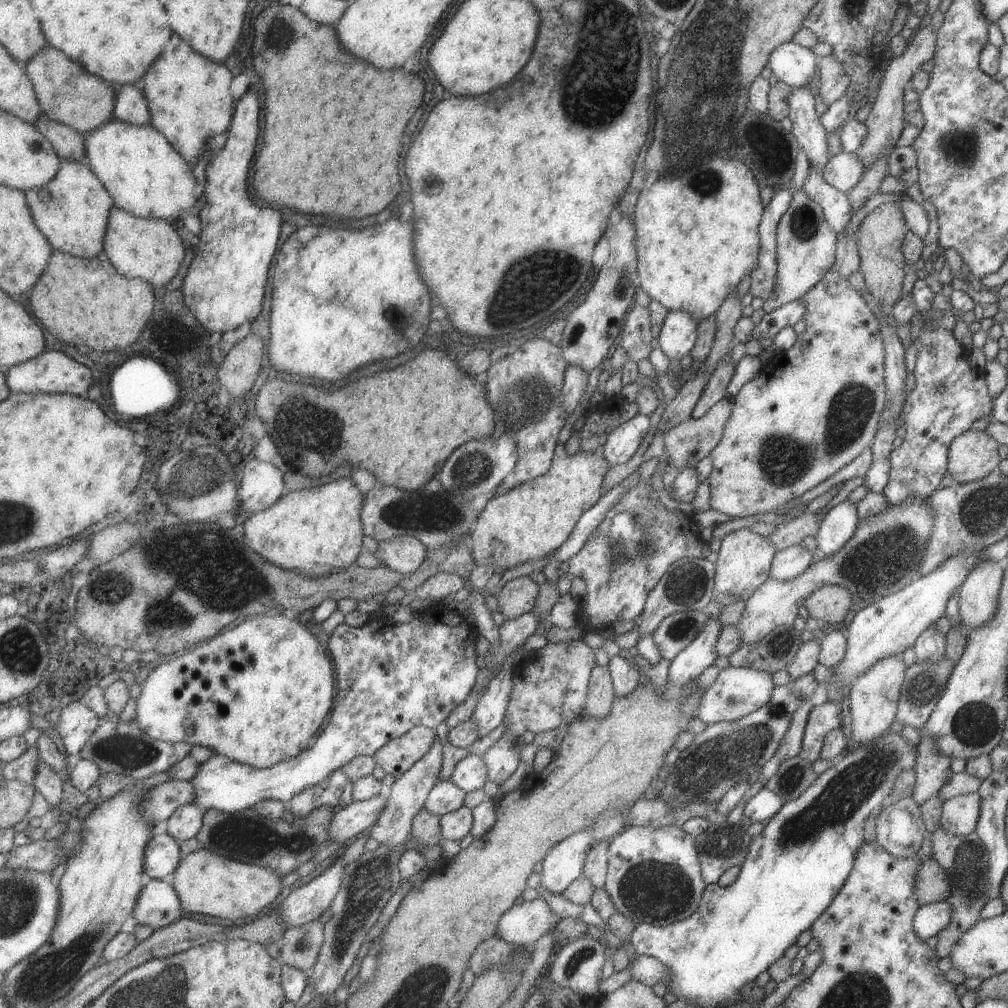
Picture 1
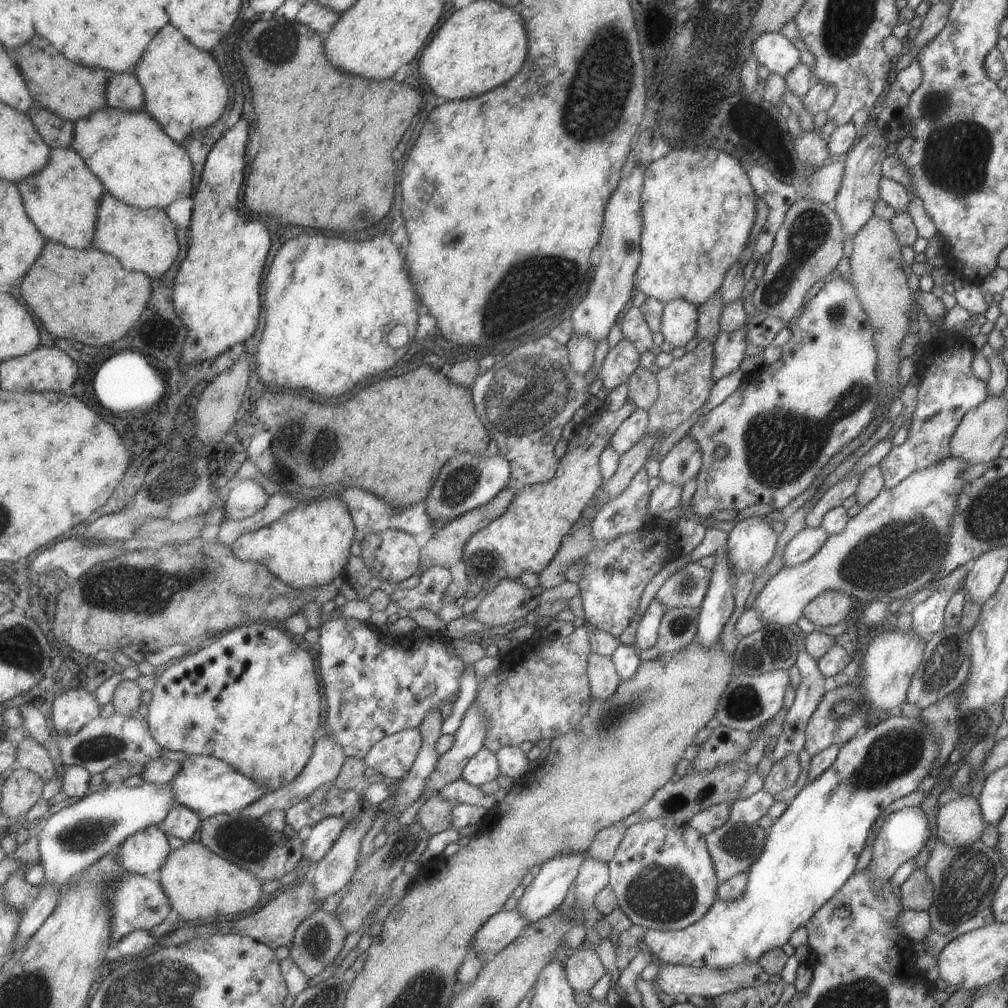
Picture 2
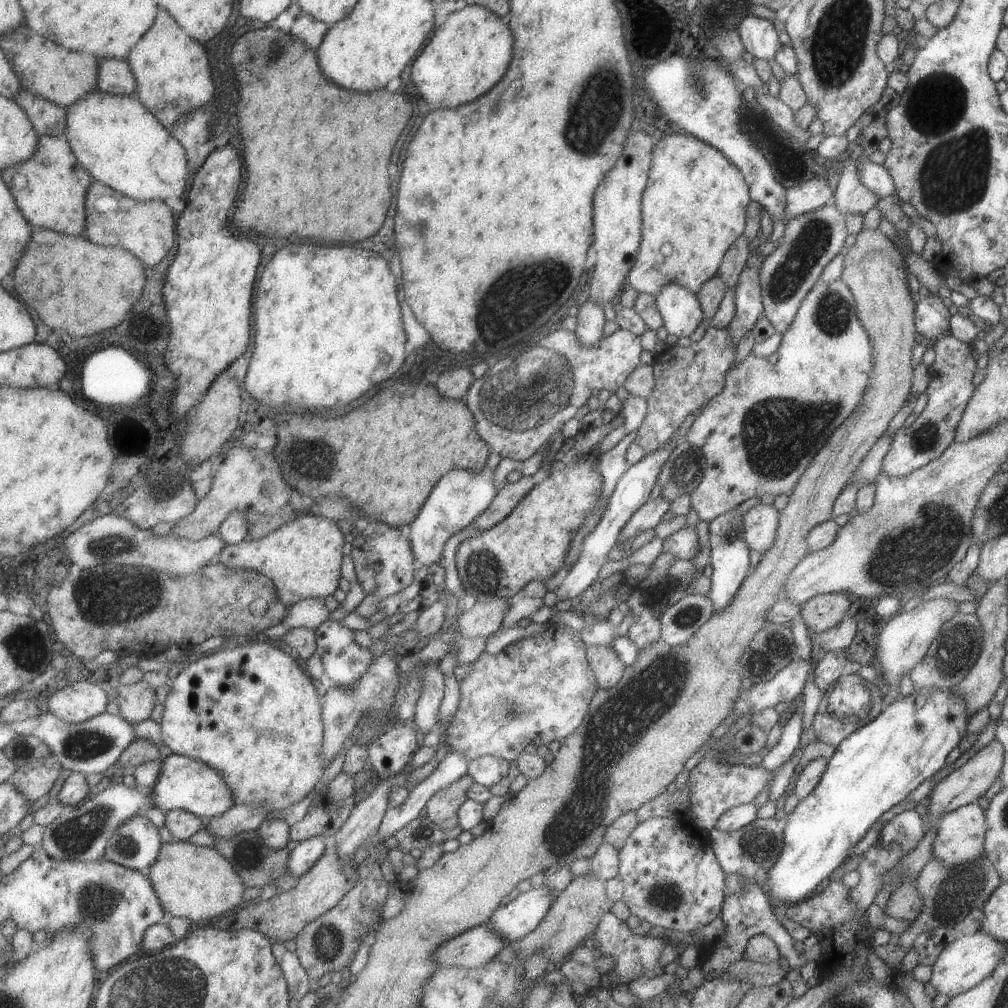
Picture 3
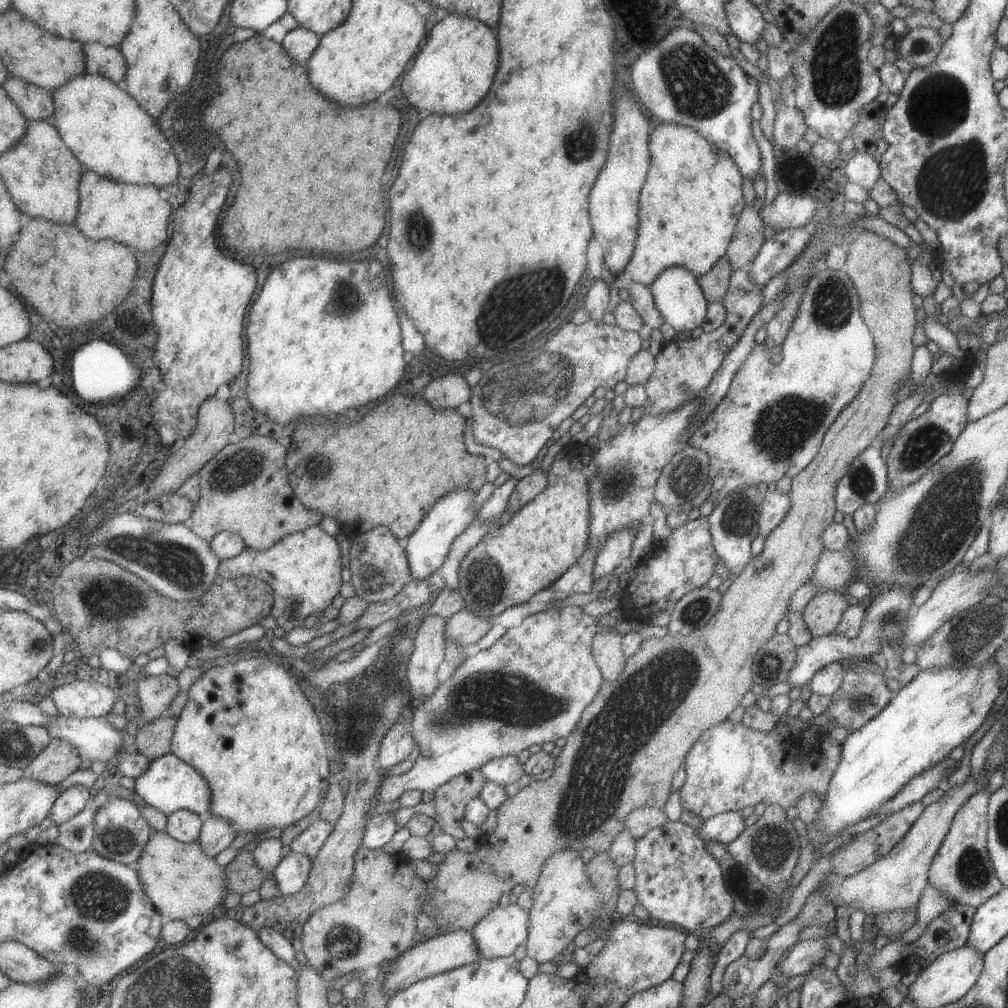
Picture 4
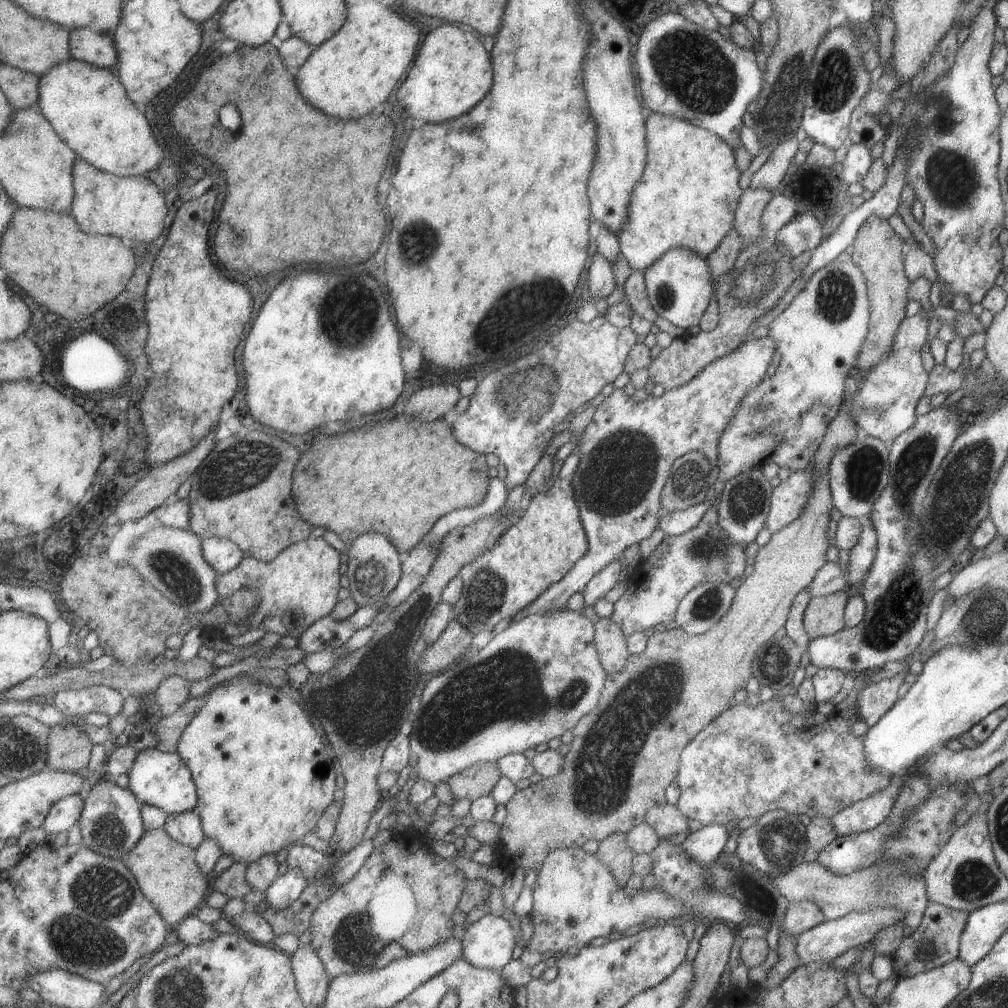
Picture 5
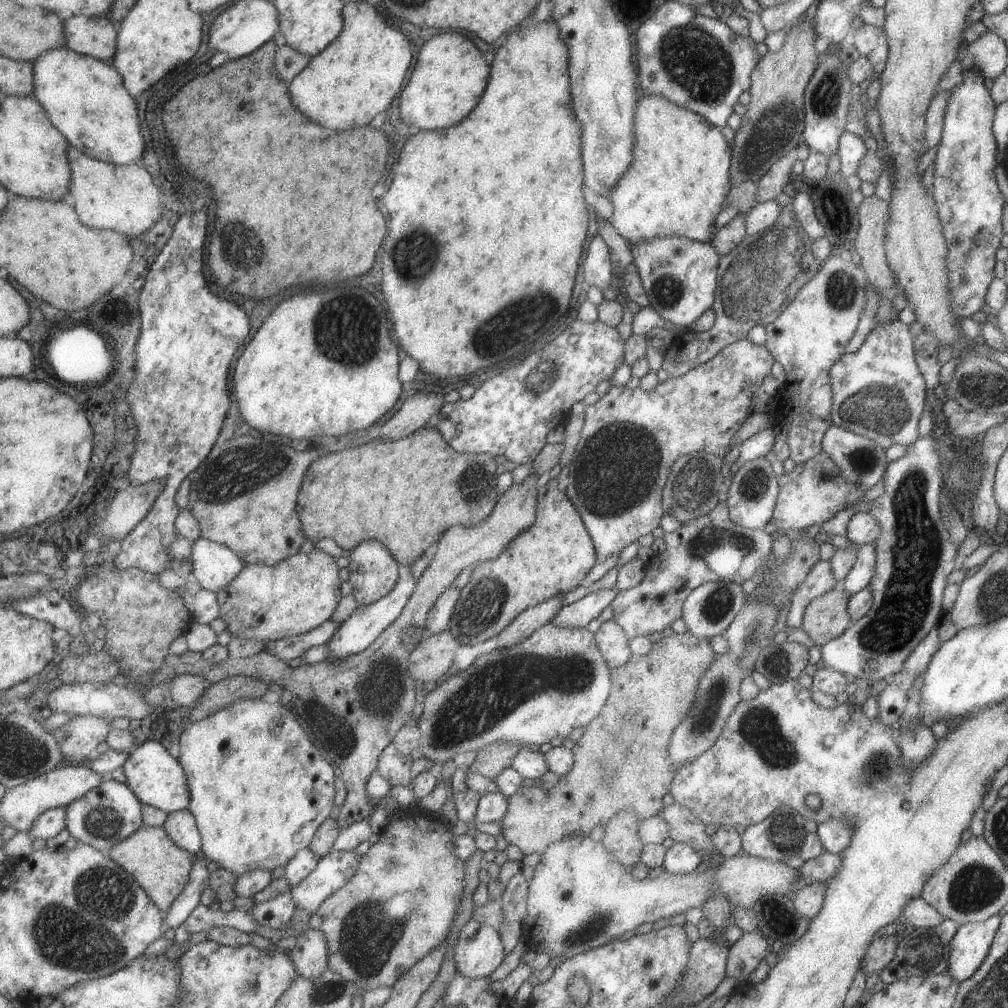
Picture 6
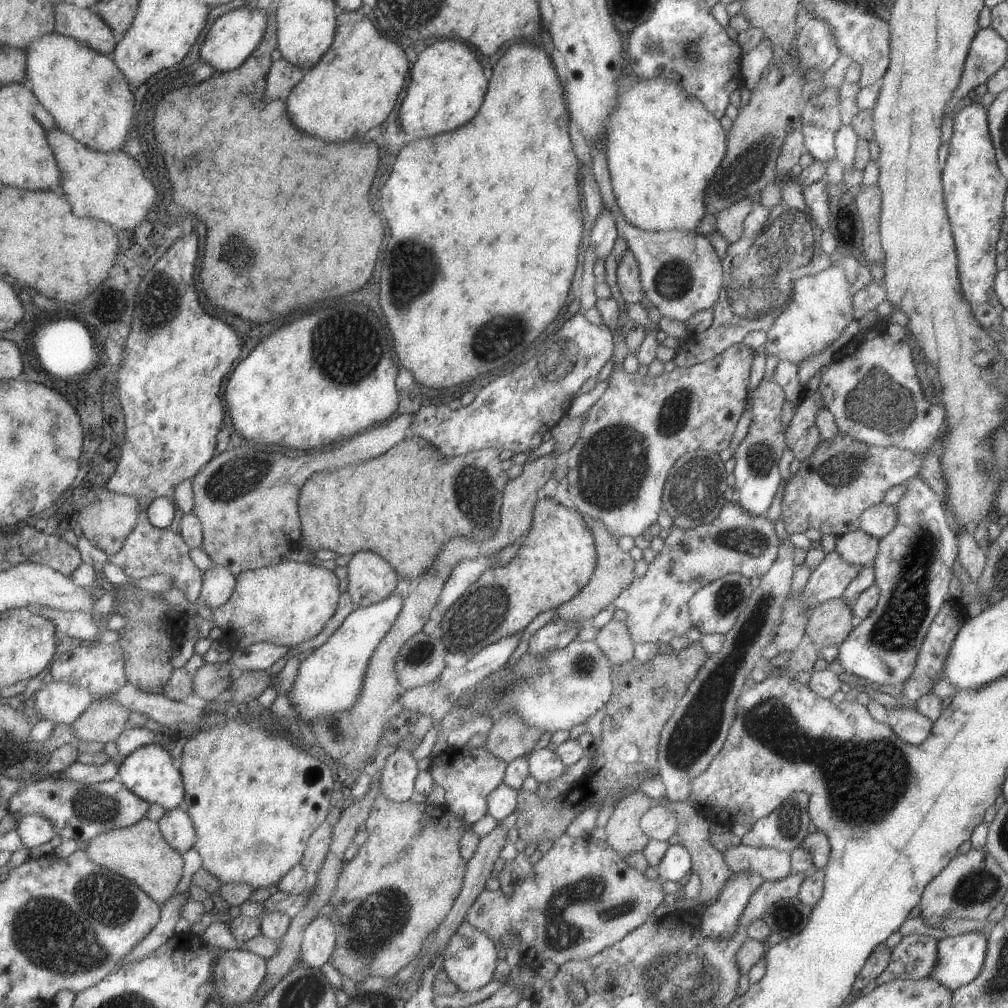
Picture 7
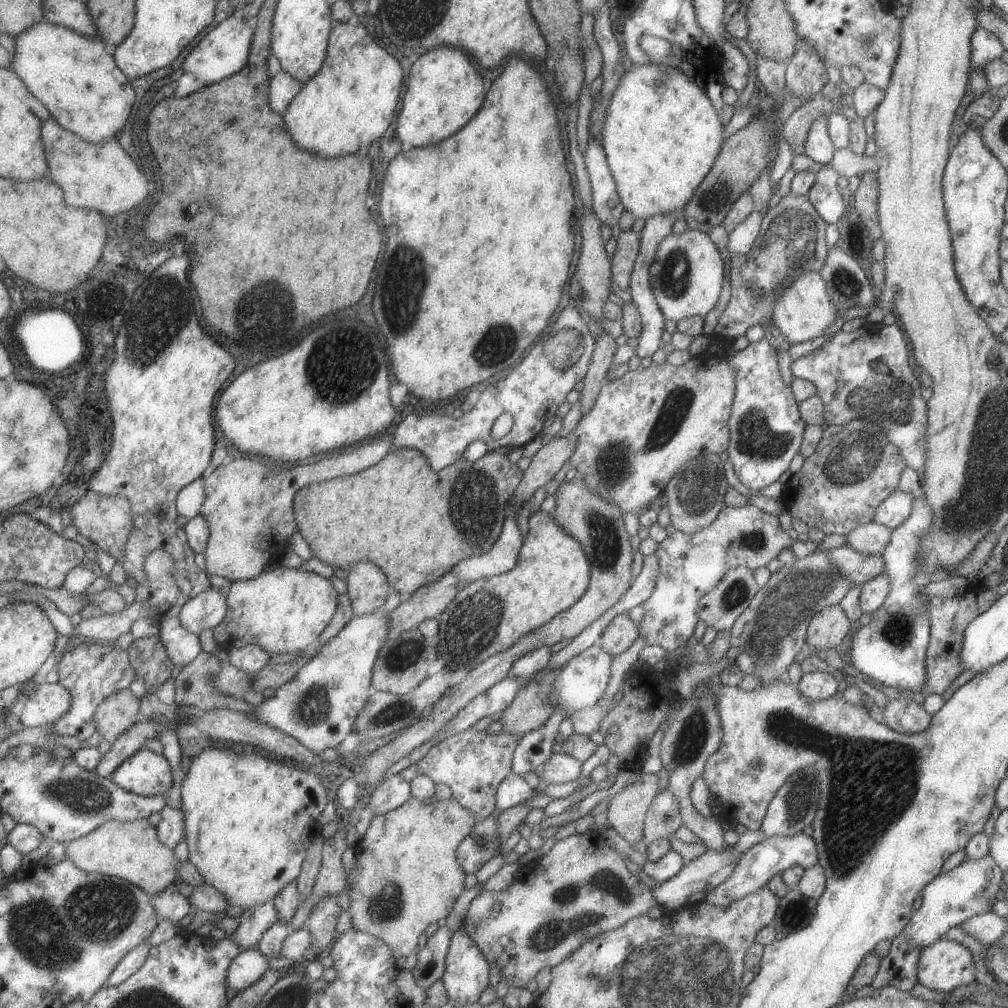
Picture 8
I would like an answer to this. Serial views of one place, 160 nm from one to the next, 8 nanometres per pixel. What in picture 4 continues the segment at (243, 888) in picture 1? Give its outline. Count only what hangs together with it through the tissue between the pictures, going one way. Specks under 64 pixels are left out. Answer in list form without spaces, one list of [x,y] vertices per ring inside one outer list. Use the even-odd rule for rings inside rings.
[[[166,831],[153,832],[136,866],[143,888],[162,912],[166,921],[183,921],[195,914],[218,913],[223,898],[229,894],[226,868],[209,856],[199,841],[180,843]]]

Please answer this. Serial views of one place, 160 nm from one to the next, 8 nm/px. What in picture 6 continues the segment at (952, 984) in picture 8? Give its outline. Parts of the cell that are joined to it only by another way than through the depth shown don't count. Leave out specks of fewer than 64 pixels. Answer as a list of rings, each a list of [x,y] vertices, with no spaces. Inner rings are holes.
[[[997,914],[983,922],[958,926],[949,943],[946,972],[955,982],[968,979],[983,962],[1000,923]]]

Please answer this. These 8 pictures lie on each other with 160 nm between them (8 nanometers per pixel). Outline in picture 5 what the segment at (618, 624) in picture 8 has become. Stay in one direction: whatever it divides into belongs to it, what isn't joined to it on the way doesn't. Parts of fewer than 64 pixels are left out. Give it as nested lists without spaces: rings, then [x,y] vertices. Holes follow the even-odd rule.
[[[610,617],[599,618],[594,625],[593,642],[599,662],[606,673],[612,673],[623,668],[628,657],[626,636],[620,626]]]

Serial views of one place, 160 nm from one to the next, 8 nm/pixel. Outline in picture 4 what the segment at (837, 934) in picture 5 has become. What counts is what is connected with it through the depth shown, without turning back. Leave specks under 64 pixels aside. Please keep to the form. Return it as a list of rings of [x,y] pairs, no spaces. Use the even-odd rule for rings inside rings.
[[[824,937],[798,941],[790,953],[781,962],[779,970],[788,978],[795,975],[807,974],[812,967],[817,967],[821,959],[829,952]]]

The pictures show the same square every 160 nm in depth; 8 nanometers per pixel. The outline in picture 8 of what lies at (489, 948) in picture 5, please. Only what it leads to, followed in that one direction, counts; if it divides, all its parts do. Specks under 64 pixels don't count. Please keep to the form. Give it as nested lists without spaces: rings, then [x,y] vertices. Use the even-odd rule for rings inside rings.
[[[461,928],[452,932],[441,982],[449,1004],[462,1007],[477,1002],[487,986],[490,969],[477,945]]]

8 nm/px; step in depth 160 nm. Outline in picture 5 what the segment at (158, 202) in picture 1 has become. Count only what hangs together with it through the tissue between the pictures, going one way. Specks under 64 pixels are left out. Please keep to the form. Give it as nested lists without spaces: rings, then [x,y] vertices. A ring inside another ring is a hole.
[[[91,28],[75,30],[71,34],[73,60],[51,68],[40,78],[38,109],[54,124],[59,136],[78,152],[79,159],[120,177],[141,176],[161,164],[163,150],[153,136],[149,120],[131,100],[116,71],[120,56],[113,38],[114,35],[99,34]]]

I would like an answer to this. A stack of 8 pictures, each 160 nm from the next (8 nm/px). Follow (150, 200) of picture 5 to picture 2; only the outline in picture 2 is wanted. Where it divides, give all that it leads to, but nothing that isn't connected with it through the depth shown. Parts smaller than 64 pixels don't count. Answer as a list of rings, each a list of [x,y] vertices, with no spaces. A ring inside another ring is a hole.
[[[109,191],[103,196],[98,210],[97,228],[99,232],[95,234],[93,246],[119,256],[127,270],[141,270],[151,278],[165,275],[181,252],[177,228],[166,209],[134,207],[115,198]]]

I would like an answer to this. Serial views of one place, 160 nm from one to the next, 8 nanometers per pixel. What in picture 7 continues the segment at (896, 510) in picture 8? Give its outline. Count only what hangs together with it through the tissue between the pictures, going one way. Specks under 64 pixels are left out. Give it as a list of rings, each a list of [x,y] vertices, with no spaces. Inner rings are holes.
[[[877,503],[861,512],[858,529],[880,539],[891,532],[891,529],[896,525],[897,517],[898,512],[894,505]]]

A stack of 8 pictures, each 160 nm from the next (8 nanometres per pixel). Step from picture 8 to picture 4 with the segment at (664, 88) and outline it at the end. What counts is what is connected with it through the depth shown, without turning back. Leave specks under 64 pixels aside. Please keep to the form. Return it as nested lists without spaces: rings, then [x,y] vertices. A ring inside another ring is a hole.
[[[657,124],[648,135],[650,165],[640,188],[637,236],[631,258],[624,266],[624,272],[631,276],[633,283],[647,286],[664,268],[670,266],[685,267],[696,277],[707,272],[726,254],[739,213],[744,207],[741,195],[741,182],[744,176],[727,153],[720,151],[696,130],[685,125]]]

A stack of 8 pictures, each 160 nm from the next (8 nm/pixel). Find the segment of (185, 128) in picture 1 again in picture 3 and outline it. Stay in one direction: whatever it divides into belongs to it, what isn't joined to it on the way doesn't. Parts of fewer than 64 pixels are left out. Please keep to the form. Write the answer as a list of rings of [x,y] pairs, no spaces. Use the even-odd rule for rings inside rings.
[[[159,8],[159,16],[151,32],[147,32],[139,42],[139,48],[131,52],[129,64],[139,80],[138,98],[170,130],[183,113],[196,111],[215,96],[205,46],[193,40],[165,8]]]

